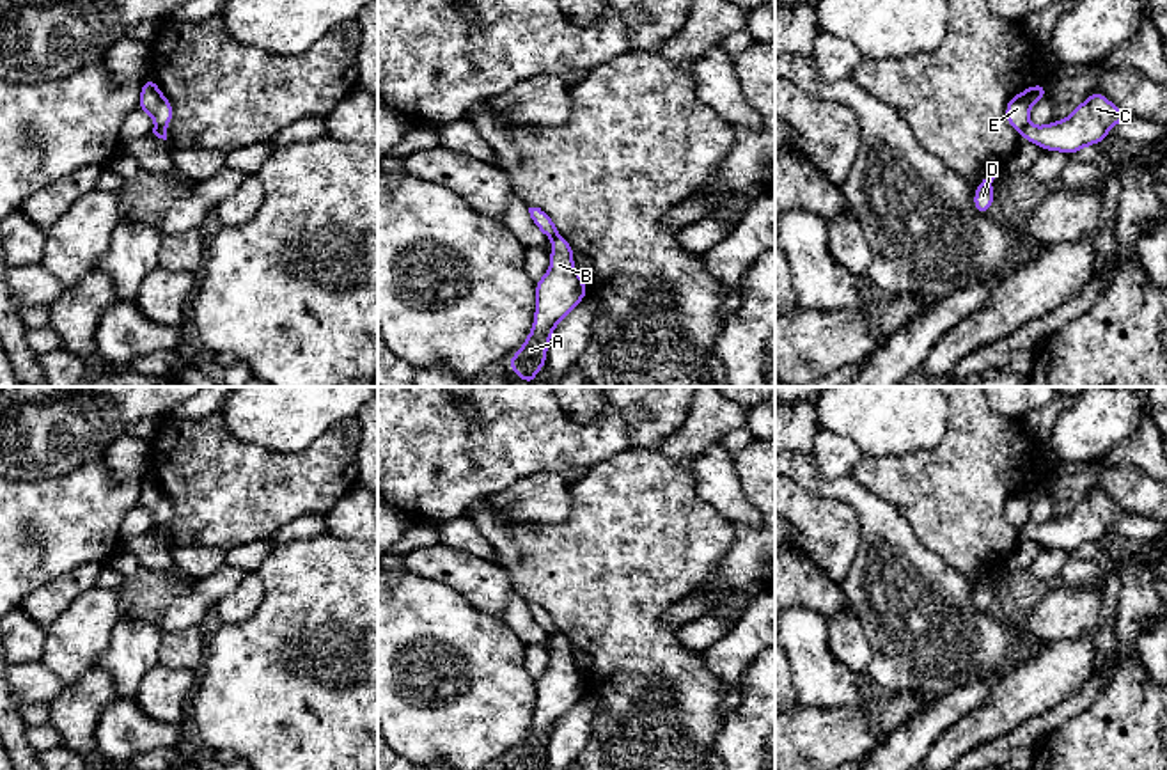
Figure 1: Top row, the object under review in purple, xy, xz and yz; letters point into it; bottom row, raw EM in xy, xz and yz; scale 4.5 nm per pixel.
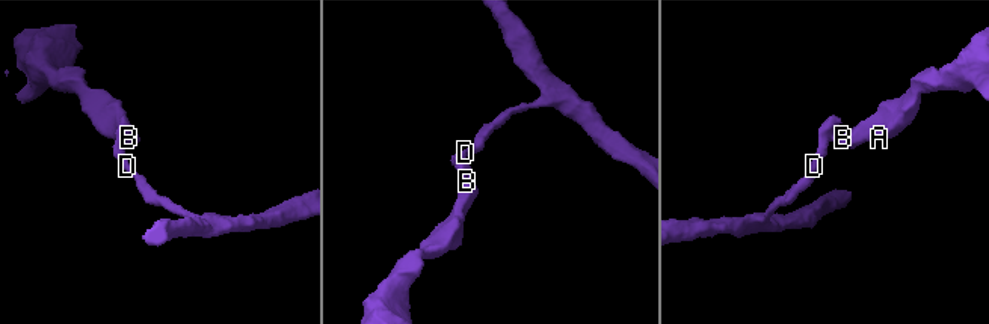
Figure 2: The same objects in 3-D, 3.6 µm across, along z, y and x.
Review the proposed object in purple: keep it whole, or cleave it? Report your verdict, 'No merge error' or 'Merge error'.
Merge error

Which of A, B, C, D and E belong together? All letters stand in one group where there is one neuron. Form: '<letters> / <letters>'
A B C / D E

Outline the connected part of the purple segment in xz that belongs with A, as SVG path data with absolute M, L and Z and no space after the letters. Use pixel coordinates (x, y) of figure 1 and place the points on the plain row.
M560 632L552 637L550 667L536 680L532 727L509 756L513 770L539 770L544 765L555 724L587 694L573 651L573 644Z

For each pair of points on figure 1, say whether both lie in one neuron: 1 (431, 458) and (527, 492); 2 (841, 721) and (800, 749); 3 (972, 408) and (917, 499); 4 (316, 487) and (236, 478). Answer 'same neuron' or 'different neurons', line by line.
1: different neurons
2: same neuron
3: same neuron
4: same neuron

